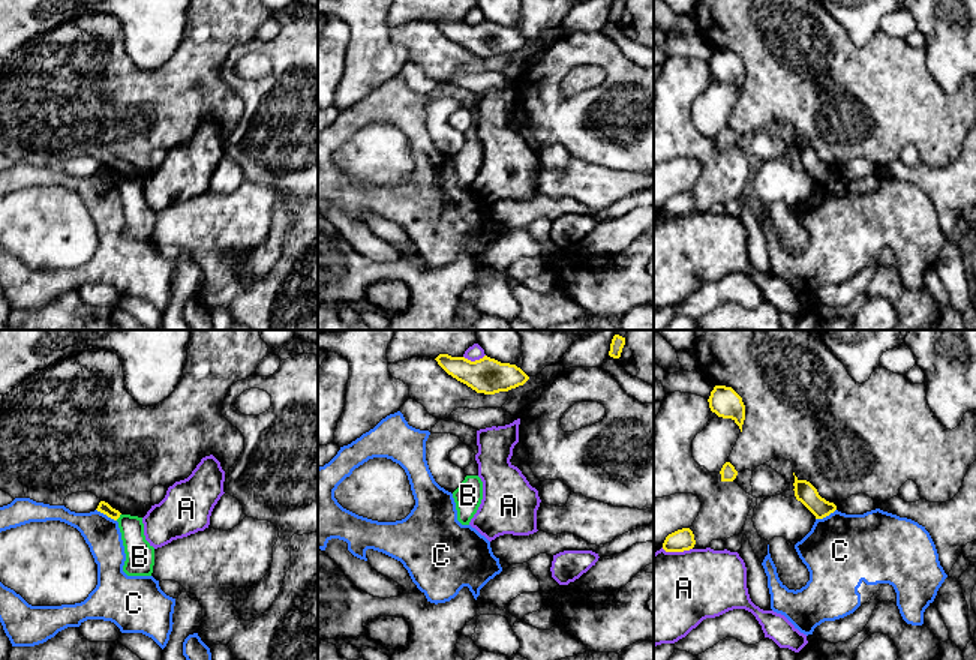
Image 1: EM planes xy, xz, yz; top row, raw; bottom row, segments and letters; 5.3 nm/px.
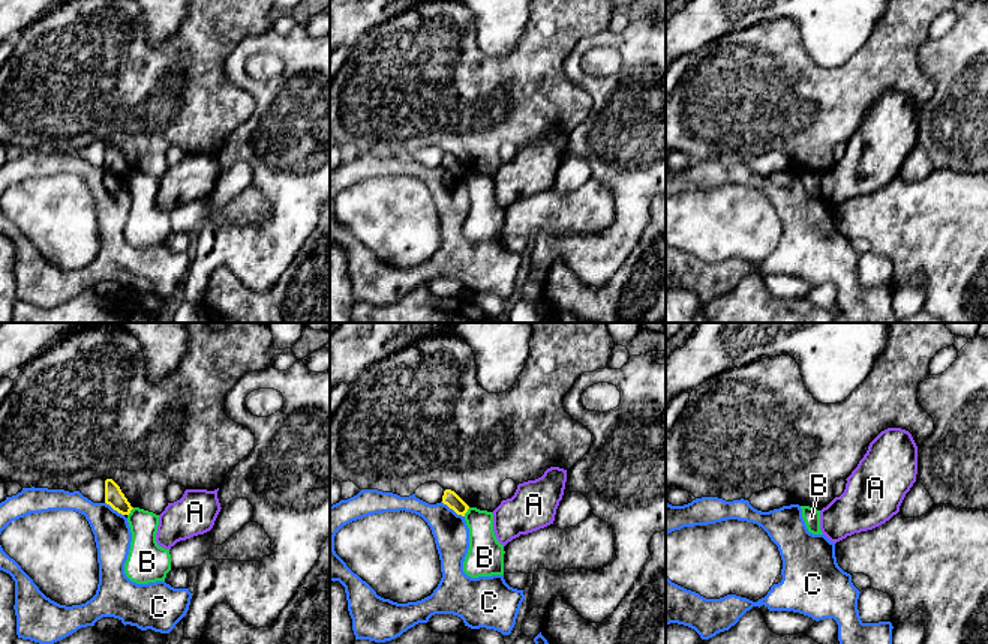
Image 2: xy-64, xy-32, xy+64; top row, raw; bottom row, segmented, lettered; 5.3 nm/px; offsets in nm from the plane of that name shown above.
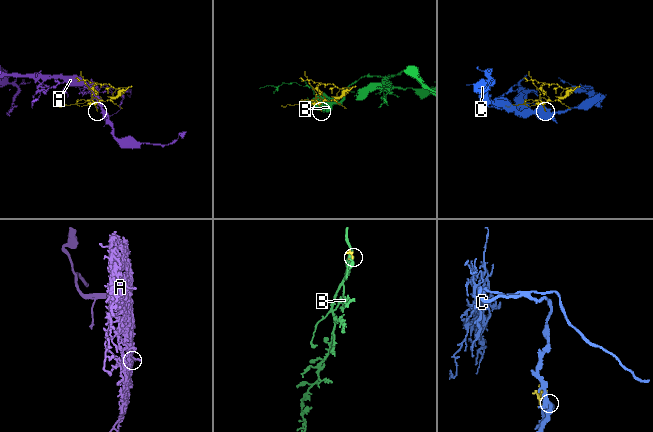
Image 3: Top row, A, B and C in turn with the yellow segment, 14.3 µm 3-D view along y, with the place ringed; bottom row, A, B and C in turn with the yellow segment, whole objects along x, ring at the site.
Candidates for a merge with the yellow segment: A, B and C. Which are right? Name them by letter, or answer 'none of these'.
none of these

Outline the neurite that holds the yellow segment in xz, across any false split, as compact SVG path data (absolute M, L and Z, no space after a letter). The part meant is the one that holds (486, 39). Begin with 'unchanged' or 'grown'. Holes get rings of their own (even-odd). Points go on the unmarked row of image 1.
unchanged; M439 18L438 28L453 42L466 48L477 57L495 58L523 50L529 40L516 28L501 27L484 20L471 26L465 21Z

